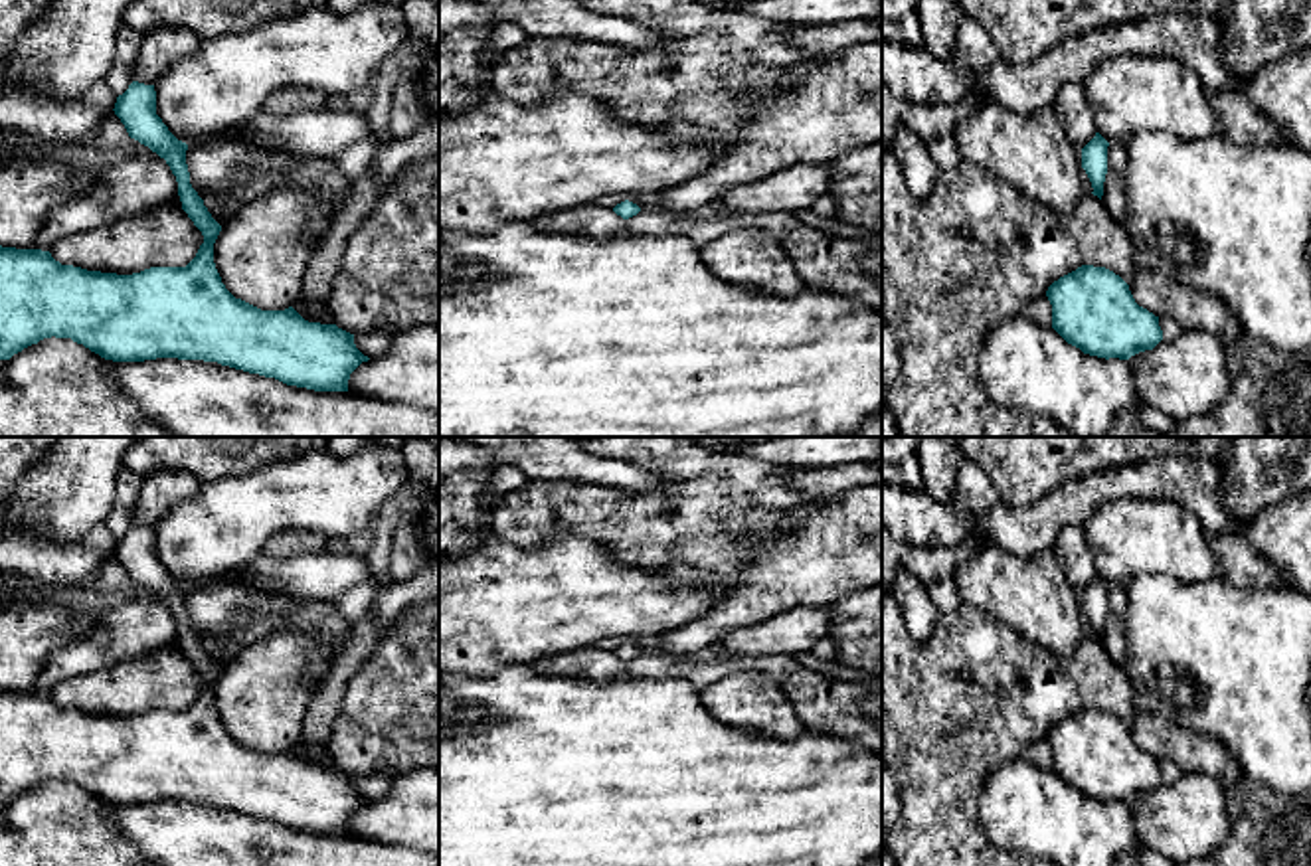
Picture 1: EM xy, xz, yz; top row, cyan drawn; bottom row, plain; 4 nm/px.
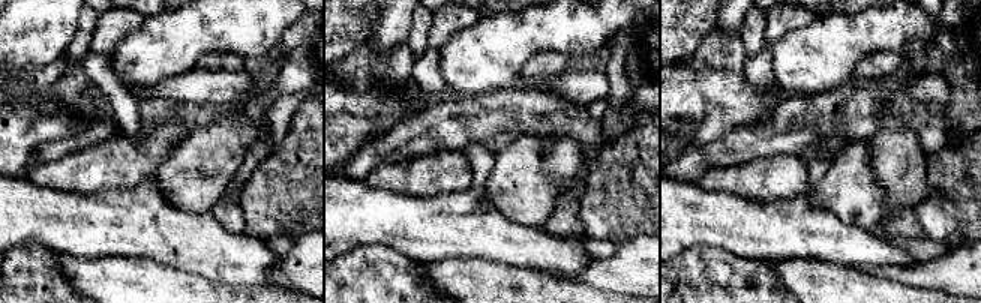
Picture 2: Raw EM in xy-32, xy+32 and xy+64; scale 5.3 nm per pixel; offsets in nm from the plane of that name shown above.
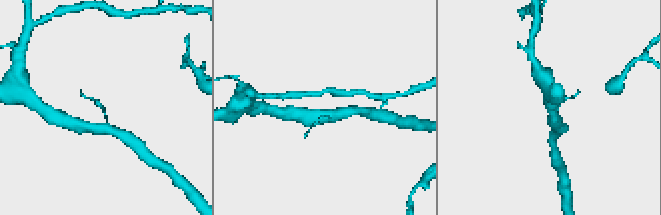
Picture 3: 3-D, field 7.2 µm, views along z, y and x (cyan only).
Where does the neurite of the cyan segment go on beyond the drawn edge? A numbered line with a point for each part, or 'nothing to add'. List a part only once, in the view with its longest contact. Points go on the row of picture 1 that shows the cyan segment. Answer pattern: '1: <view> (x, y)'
nothing to add

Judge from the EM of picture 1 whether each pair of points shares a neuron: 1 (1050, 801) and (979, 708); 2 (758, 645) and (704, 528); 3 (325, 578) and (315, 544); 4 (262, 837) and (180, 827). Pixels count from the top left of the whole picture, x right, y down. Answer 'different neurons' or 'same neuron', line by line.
1: different neurons
2: different neurons
3: different neurons
4: same neuron

